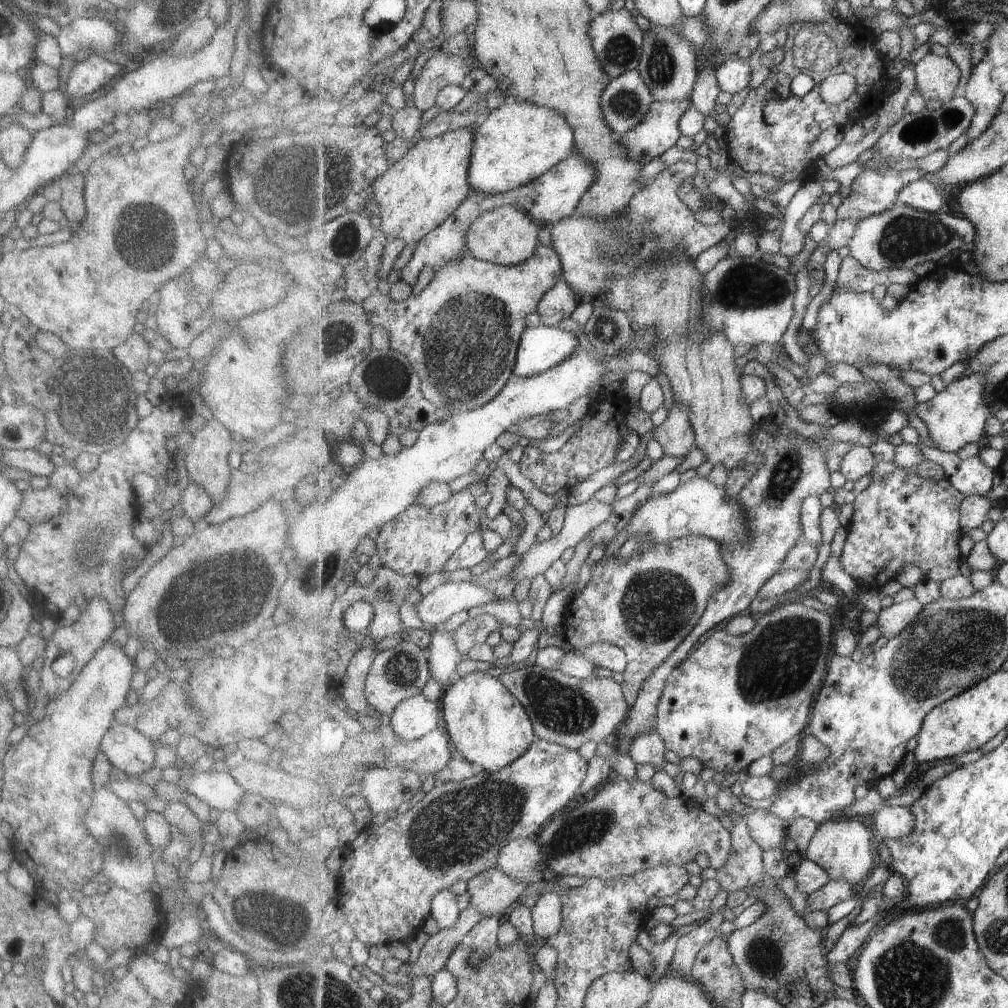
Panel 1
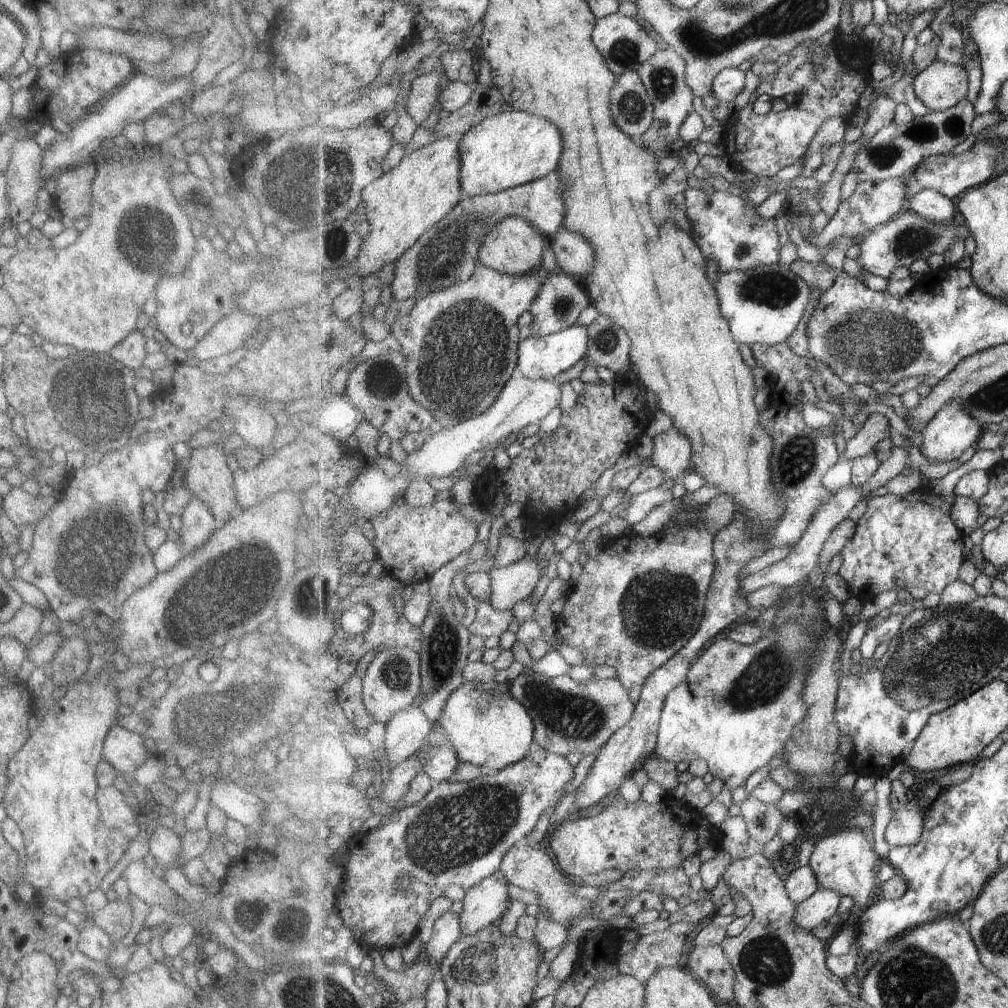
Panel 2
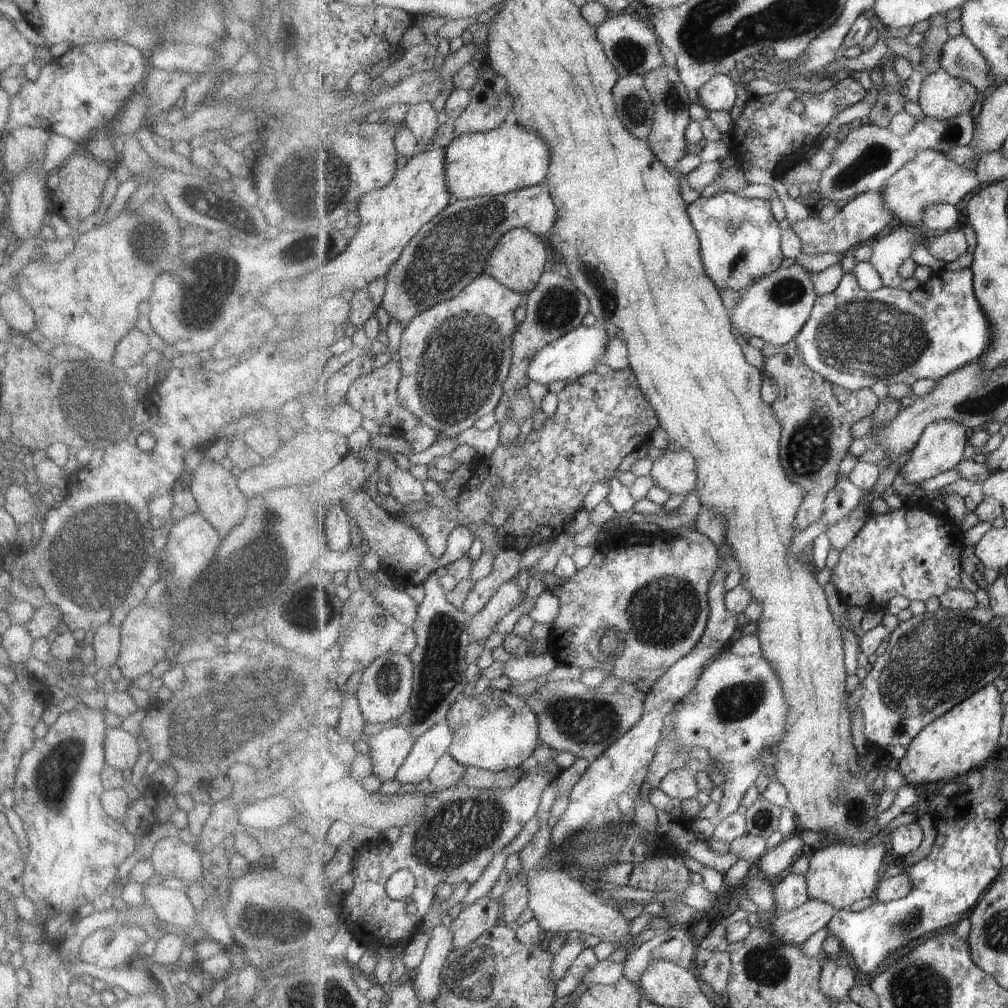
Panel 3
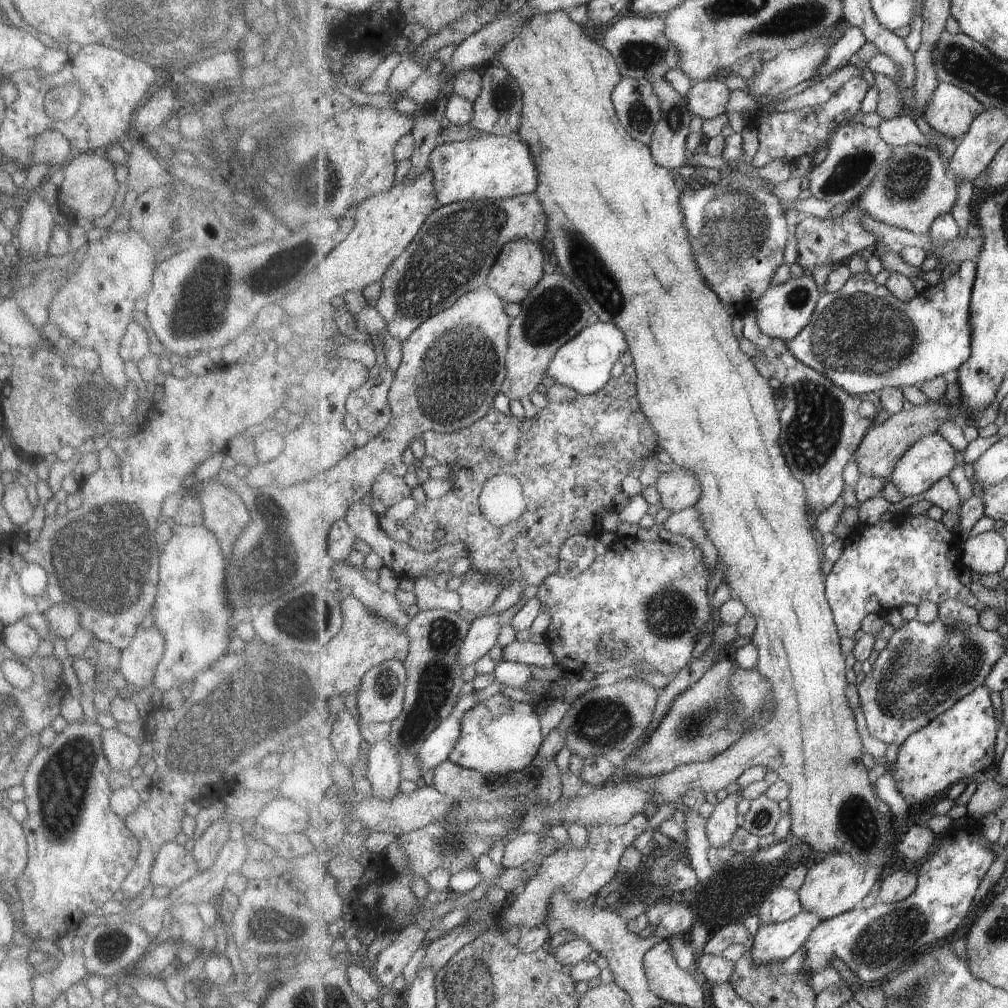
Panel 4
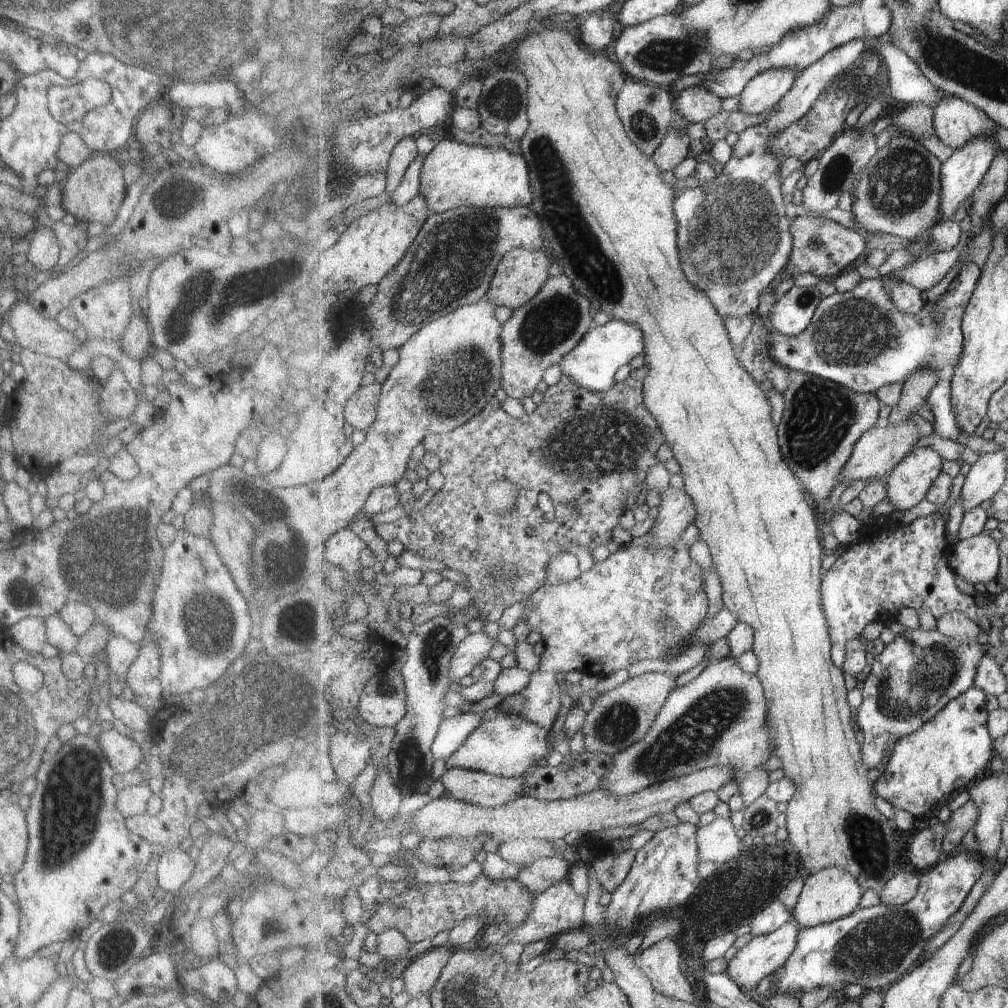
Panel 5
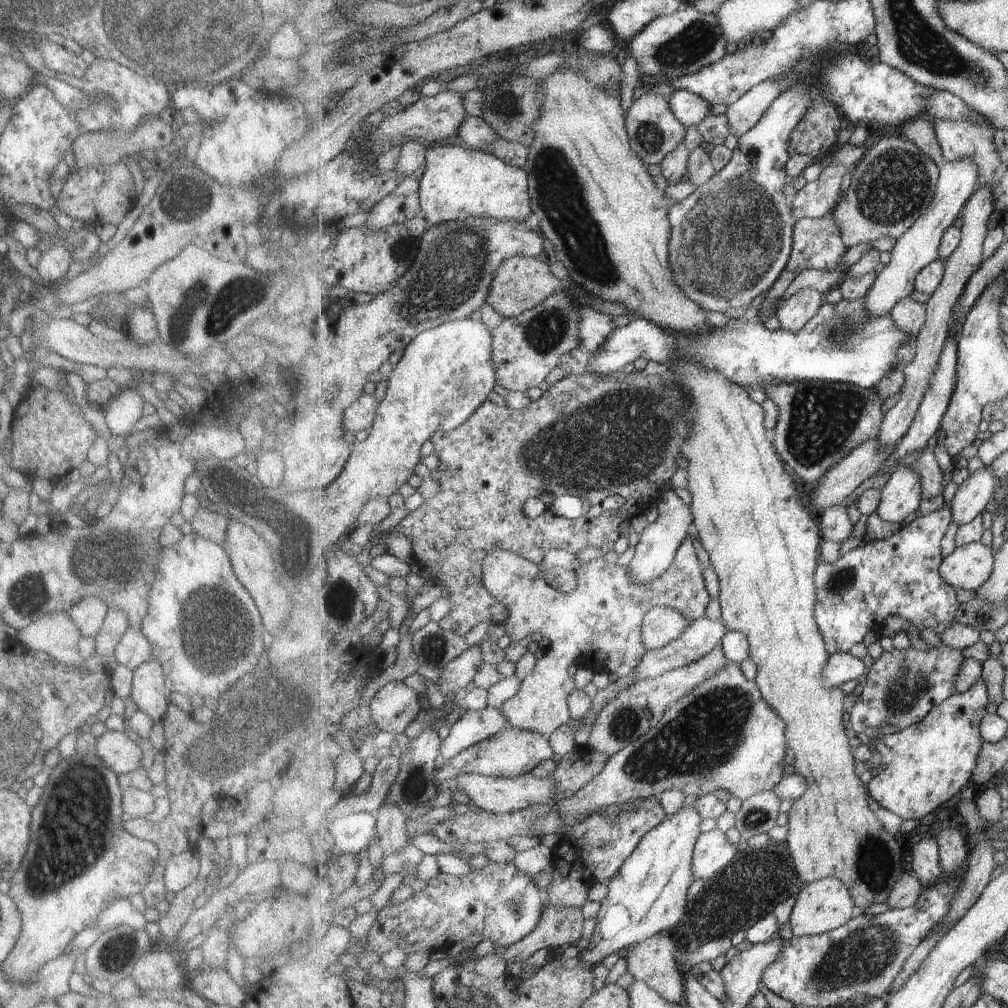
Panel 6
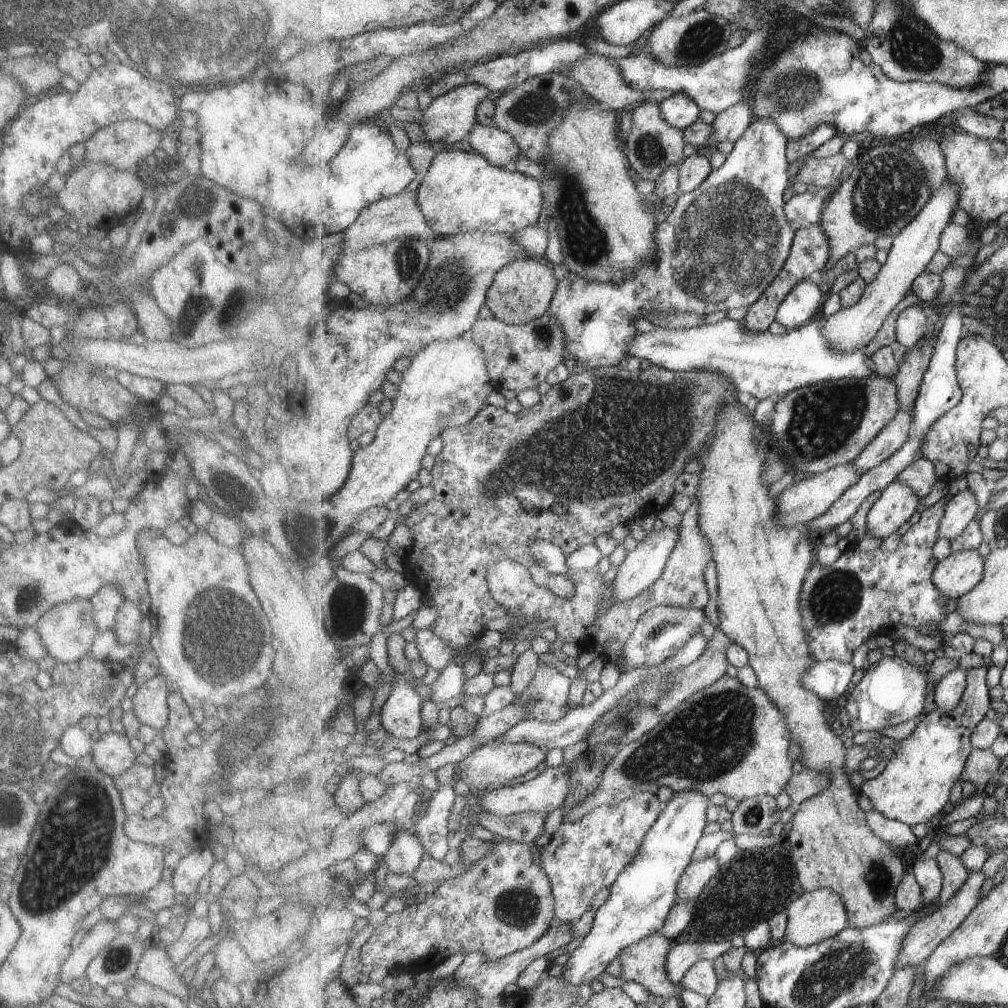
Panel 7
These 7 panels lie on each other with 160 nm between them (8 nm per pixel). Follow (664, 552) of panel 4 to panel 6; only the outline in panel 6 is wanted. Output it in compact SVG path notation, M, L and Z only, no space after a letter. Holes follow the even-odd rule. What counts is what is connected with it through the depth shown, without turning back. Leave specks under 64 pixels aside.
M692 530L679 548L671 567L663 572L656 580L641 584L633 578L633 572L628 566L611 564L604 559L591 560L585 563L581 572L577 574L578 585L575 590L566 594L552 588L540 575L540 566L514 554L512 551L499 549L491 552L484 559L483 585L494 598L497 598L507 609L508 620L503 626L506 635L511 636L513 641L523 640L526 636L540 633L550 641L545 649L545 654L538 660L536 668L528 678L522 681L521 690L517 696L507 700L501 710L507 716L509 724L516 728L539 732L551 736L557 728L572 721L572 713L569 709L569 696L575 688L574 677L569 674L569 666L577 665L579 668L590 669L593 672L607 674L615 673L618 677L629 676L636 666L641 664L648 649L644 640L645 616L656 607L673 608L693 623L697 619L705 617L712 596L704 578L704 568L695 552L695 539L697 533Z

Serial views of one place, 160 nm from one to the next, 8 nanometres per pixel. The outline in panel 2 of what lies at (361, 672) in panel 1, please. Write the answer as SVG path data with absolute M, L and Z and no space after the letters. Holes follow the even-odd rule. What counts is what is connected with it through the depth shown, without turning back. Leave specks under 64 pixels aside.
M355 675L347 680L347 684L343 684L339 692L339 704L347 718L353 720L359 728L369 728L375 722L364 703L362 678Z

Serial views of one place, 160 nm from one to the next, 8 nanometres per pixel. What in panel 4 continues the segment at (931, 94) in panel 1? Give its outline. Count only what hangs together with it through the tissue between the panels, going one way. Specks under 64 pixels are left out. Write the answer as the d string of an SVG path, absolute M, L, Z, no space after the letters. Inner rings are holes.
M940 82L927 104L924 119L940 135L960 140L969 133L973 120L985 110L985 106L967 90Z

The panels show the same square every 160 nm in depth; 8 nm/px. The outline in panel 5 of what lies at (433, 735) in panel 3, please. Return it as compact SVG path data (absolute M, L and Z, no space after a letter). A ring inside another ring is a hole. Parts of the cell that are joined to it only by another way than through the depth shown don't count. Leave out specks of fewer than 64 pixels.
M460 713L445 719L432 747L434 757L443 761L449 759L483 725L485 718L486 714Z

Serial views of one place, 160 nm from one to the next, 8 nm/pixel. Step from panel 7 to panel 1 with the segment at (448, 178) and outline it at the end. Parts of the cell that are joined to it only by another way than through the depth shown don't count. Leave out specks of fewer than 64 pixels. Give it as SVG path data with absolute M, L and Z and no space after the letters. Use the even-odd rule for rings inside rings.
M511 97L475 128L470 184L485 195L506 193L533 182L575 152L576 132L559 111Z

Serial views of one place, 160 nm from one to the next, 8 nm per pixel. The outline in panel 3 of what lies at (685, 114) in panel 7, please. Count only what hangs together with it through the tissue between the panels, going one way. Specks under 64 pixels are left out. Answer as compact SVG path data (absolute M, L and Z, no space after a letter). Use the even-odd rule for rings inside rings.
M715 75L704 87L698 90L697 104L715 112L731 110L737 100L737 84L727 75Z

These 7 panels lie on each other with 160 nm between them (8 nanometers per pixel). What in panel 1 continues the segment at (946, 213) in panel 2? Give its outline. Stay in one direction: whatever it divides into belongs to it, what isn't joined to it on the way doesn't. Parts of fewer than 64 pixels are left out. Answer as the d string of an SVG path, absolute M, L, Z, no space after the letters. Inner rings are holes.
M925 178L908 184L900 192L898 200L917 210L930 213L941 213L950 206L944 194Z

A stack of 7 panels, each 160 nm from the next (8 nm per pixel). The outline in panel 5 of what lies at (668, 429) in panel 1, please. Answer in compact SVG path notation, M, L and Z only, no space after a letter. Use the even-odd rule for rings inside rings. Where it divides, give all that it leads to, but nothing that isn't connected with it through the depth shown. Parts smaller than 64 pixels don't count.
M671 488L661 493L662 501L658 506L659 514L655 526L650 531L652 541L651 550L675 546L681 540L683 532L695 523L697 506L693 498L686 492L686 488Z

